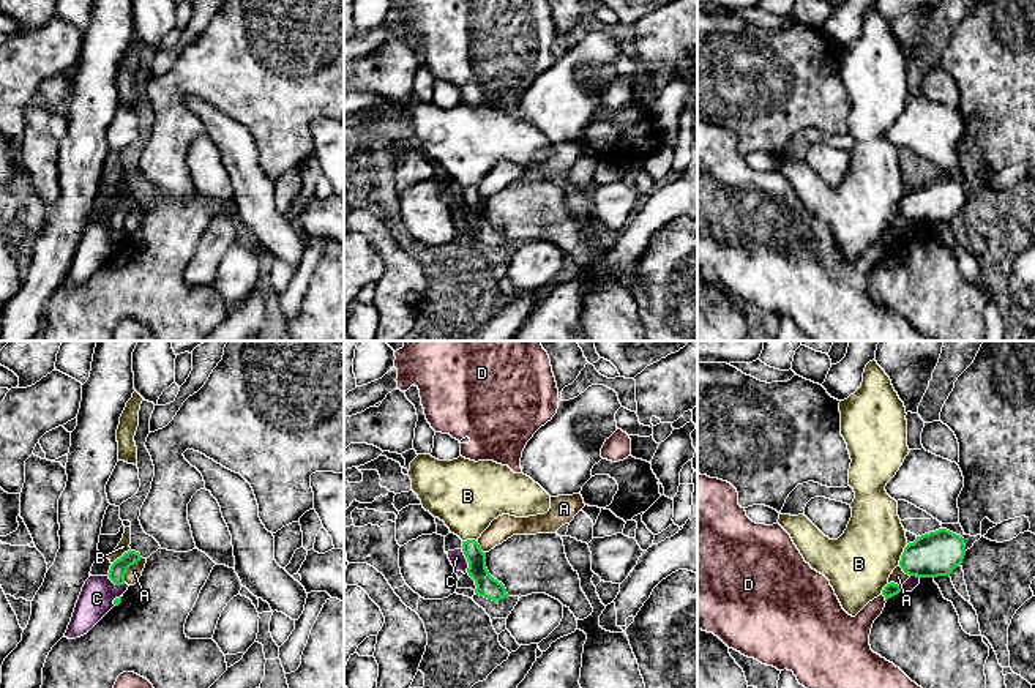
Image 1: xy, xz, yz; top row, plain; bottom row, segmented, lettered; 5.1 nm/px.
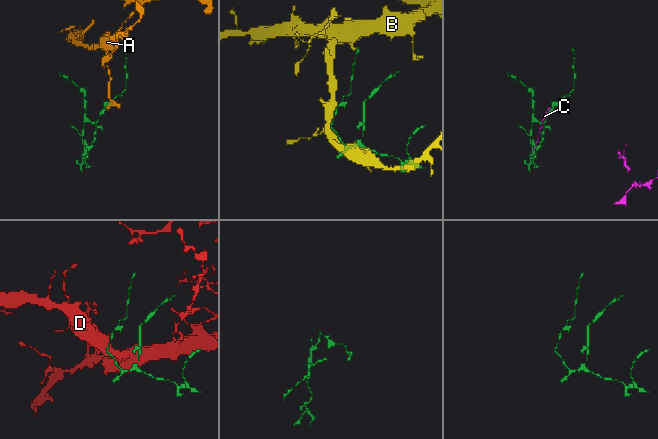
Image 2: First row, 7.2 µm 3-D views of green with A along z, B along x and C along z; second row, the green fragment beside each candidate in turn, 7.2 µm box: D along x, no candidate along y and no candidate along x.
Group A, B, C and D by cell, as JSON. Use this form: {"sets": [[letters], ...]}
{"sets": [["A"], ["B"], ["C"], ["D"]]}

